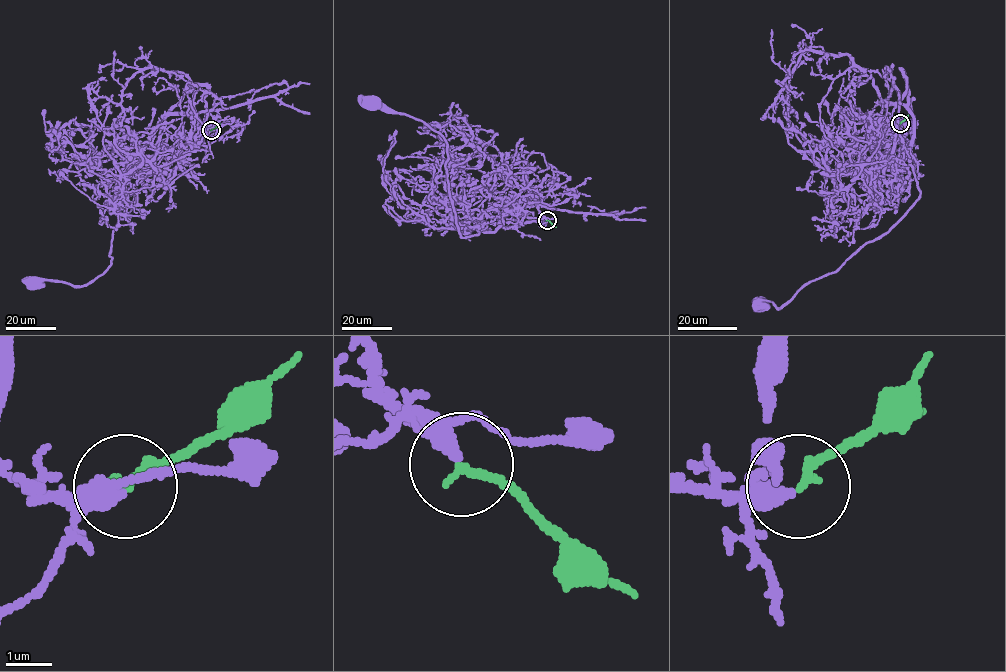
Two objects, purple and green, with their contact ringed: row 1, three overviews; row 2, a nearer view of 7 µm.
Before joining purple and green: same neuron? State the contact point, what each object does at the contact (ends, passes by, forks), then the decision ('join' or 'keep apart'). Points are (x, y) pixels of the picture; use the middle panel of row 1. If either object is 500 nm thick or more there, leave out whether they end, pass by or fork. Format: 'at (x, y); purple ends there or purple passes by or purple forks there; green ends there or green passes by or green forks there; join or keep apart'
at (547, 220); purple passes by; green ends there; join

